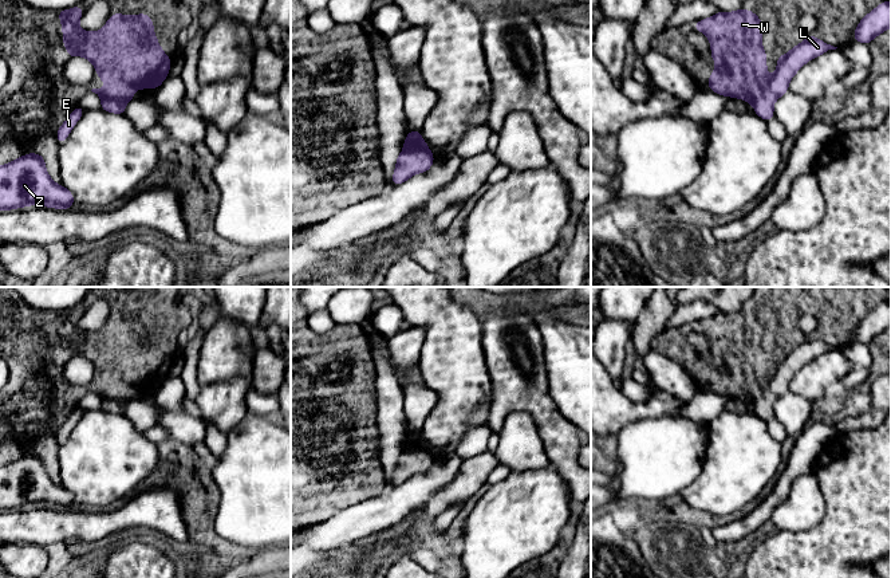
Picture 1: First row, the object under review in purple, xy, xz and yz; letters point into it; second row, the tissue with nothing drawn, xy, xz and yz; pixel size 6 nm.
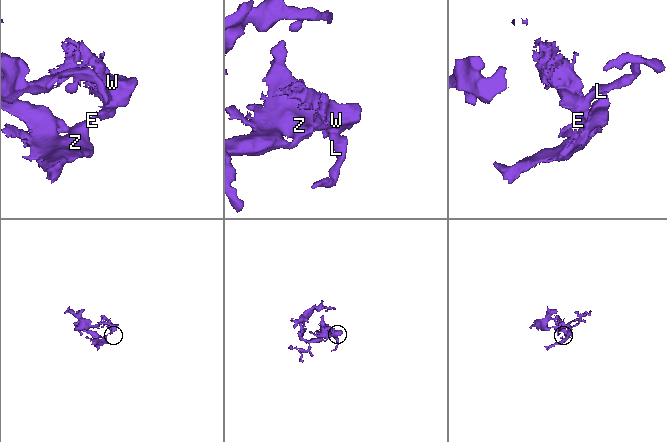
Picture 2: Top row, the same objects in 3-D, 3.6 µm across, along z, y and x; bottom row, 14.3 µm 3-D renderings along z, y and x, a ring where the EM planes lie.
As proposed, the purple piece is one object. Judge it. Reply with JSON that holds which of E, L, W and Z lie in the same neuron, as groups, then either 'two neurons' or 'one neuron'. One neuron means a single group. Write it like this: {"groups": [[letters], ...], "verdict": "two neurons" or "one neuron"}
{"groups": [["E", "L", "Z"], ["W"]], "verdict": "two neurons"}

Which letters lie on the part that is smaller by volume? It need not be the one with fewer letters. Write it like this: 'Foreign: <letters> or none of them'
Foreign: W

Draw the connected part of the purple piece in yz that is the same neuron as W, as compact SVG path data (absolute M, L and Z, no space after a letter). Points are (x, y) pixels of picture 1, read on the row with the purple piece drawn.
M741 8L722 12L691 25L707 36L711 59L717 63L707 87L714 93L753 103L761 97L770 76L762 48L762 23L757 13Z

